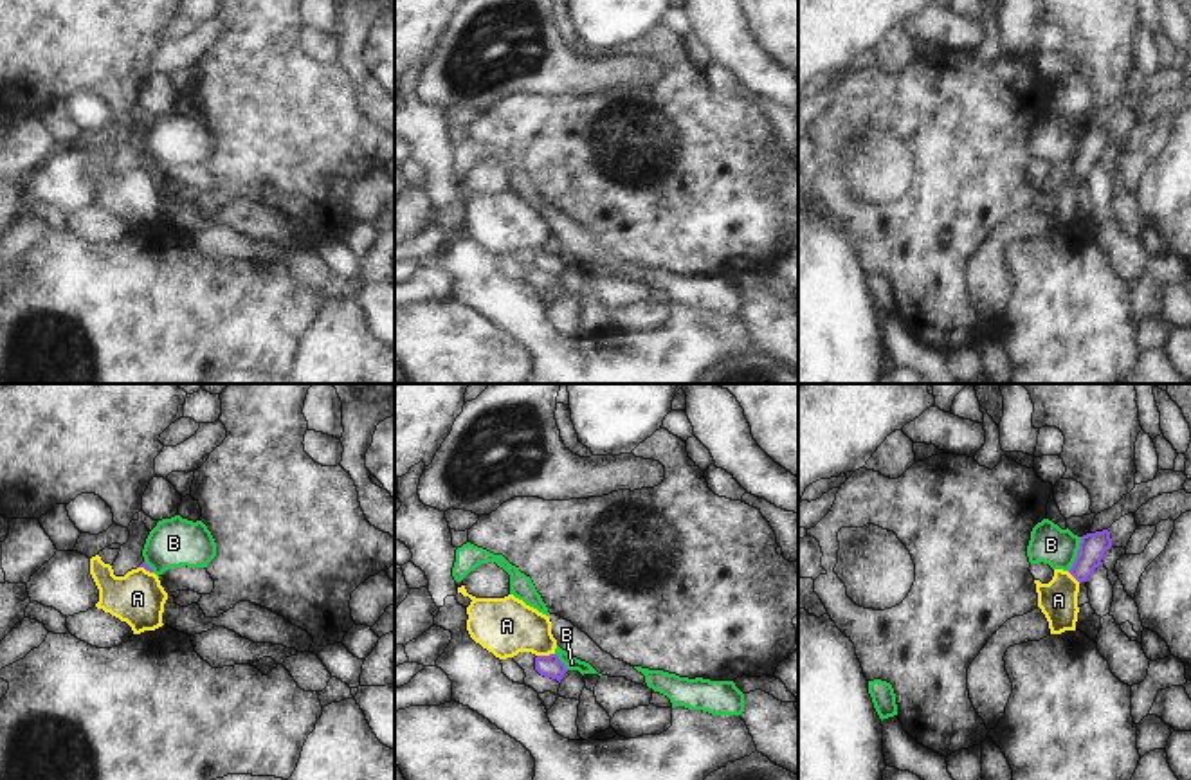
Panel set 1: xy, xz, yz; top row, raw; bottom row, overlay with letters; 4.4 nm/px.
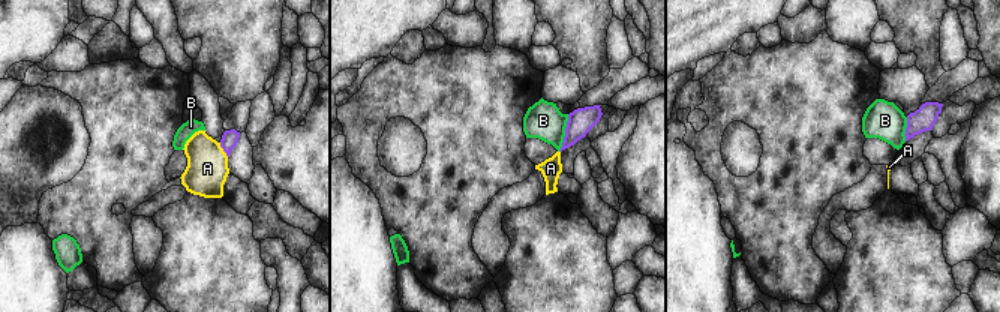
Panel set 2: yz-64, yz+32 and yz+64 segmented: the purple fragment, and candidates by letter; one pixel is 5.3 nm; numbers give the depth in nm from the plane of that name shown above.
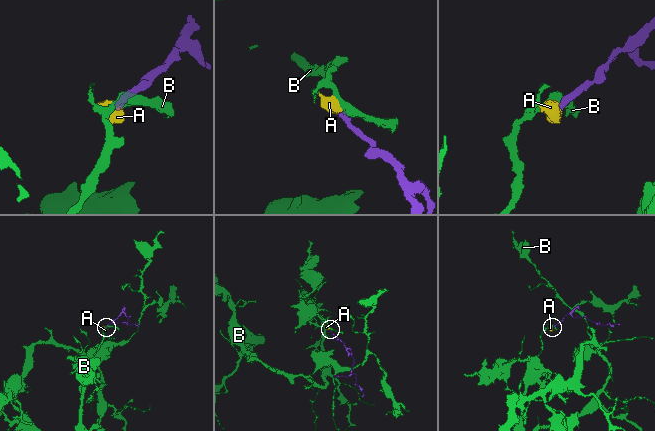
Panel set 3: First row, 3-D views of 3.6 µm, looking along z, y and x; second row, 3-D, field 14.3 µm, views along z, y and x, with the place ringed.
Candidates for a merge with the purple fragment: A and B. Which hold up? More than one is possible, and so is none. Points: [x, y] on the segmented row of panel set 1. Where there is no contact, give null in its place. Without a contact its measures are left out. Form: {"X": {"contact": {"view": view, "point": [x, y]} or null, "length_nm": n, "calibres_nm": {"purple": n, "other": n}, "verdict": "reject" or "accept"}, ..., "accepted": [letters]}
{"A": {"contact": {"view": "xz", "point": [545, 656]}, "length_nm": 80, "calibres_nm": {"purple": 100, "other": 260}, "verdict": "accept"}, "B": {"contact": {"view": "yz", "point": [1078, 553]}, "length_nm": 170, "calibres_nm": {"purple": 120, "other": 170}, "verdict": "reject"}, "accepted": ["A"]}

